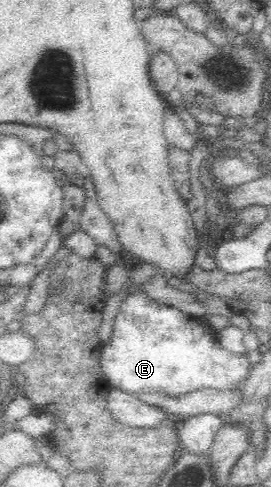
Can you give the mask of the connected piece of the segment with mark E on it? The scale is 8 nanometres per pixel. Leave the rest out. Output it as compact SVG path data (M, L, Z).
M142 292L130 294L117 313L111 340L102 346L100 354L101 373L105 374L109 388L123 392L169 392L185 394L197 388L229 388L235 382L242 382L249 374L246 356L237 356L225 352L223 348L215 350L215 345L203 336L199 325L186 313L169 305L161 304Z

